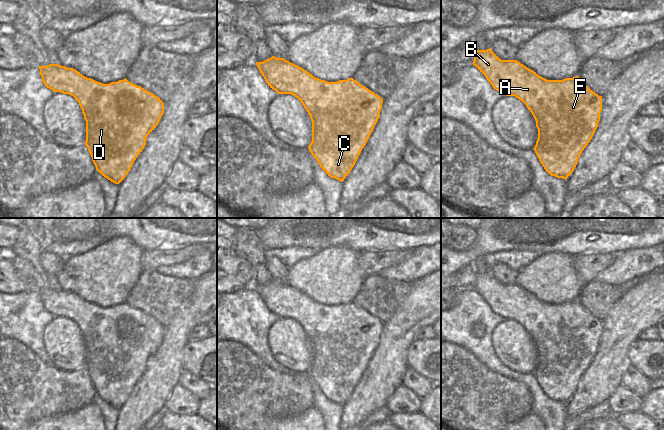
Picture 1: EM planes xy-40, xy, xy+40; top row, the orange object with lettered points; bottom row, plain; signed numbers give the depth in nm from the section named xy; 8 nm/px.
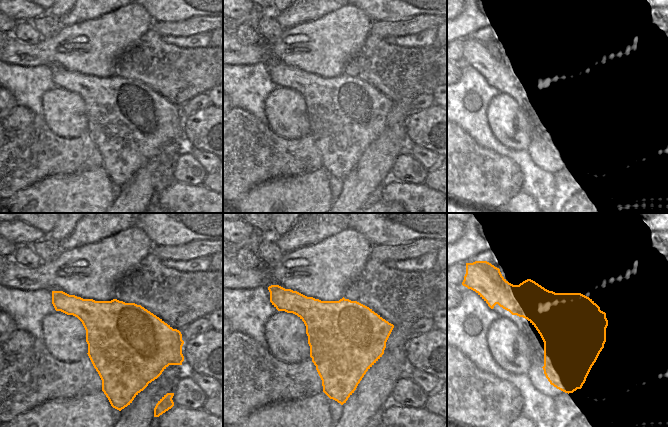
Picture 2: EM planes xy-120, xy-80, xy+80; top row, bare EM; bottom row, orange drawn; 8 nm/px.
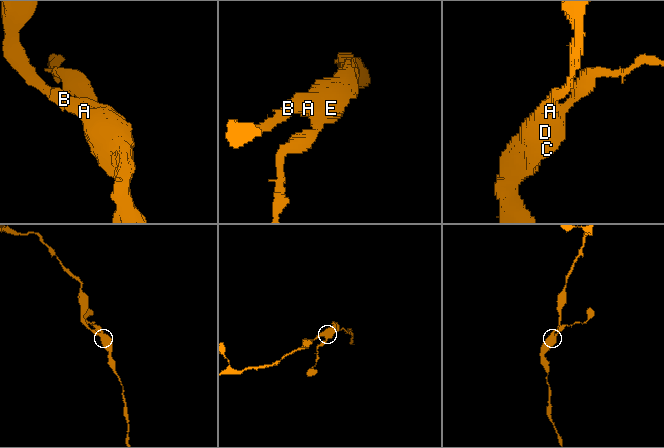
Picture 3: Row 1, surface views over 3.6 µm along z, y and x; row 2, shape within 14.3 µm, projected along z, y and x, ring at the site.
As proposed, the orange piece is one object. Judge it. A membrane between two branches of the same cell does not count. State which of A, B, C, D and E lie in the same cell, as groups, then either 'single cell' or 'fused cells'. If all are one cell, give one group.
groups A B C D E; single cell

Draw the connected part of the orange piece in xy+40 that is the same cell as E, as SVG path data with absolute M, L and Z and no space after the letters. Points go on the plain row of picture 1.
M490 272L476 274L472 288L495 314L506 320L515 320L526 329L538 353L538 363L533 373L540 387L551 400L566 404L598 351L602 320L593 316L578 300L547 304L517 284L501 284Z

